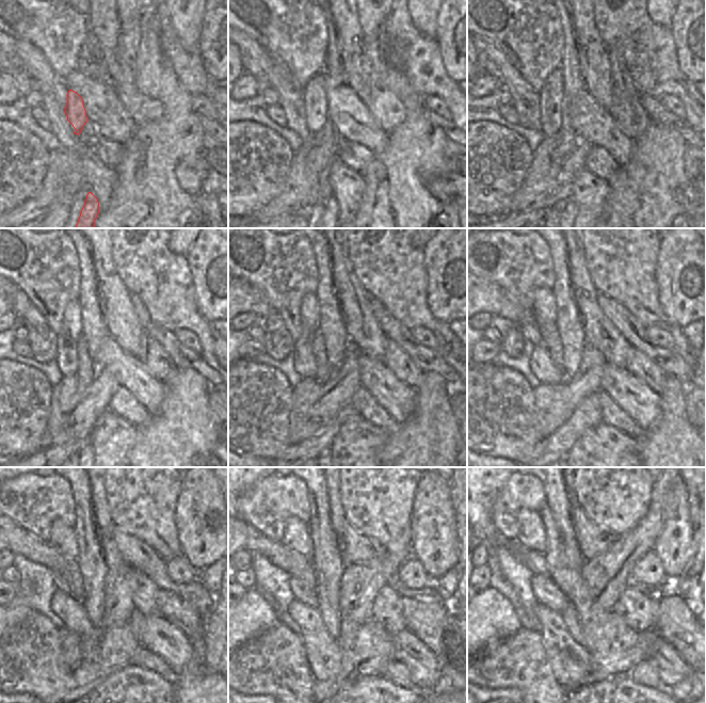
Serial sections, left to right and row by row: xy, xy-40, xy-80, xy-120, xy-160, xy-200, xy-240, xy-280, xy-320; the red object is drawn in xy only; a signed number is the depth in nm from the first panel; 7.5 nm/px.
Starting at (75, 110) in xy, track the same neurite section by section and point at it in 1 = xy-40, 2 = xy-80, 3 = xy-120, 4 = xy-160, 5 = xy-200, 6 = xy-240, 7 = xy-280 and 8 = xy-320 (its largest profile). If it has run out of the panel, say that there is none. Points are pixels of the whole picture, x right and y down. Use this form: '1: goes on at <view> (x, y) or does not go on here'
1: goes on at xy-40 (315, 101)
2: goes on at xy-80 (551, 94)
3: goes on at xy-120 (71, 332)
4: goes on at xy-160 (309, 308)
5: goes on at xy-200 (544, 306)
6: goes on at xy-240 (62, 537)
7: goes on at xy-280 (297, 537)
8: goes on at xy-320 (531, 536)

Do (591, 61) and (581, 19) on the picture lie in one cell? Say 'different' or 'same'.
same

